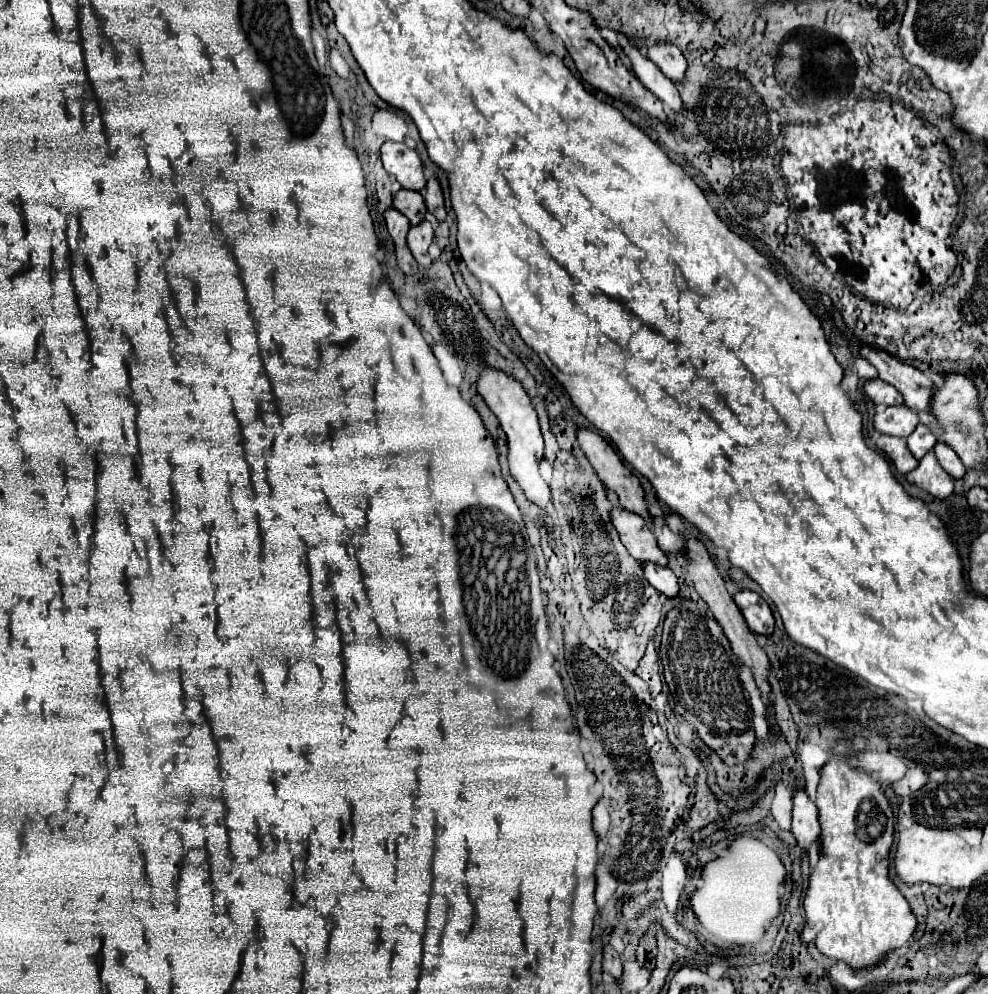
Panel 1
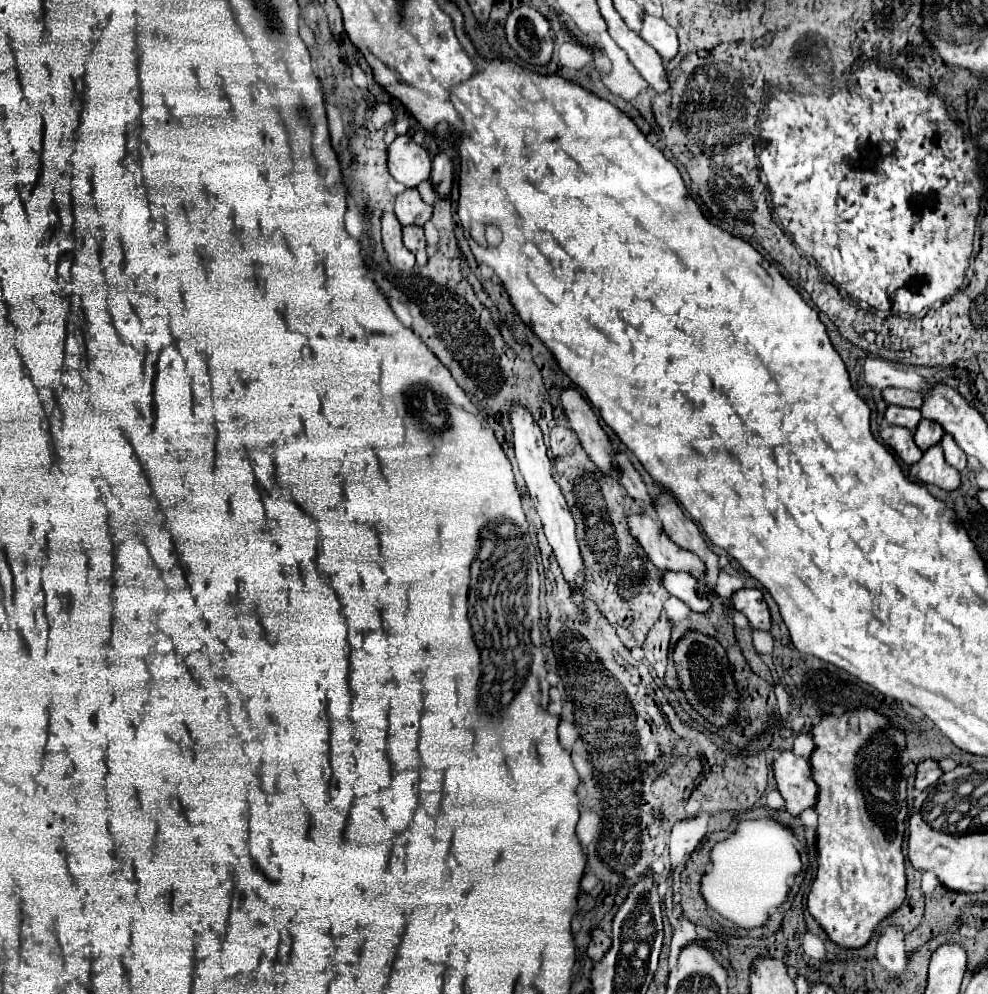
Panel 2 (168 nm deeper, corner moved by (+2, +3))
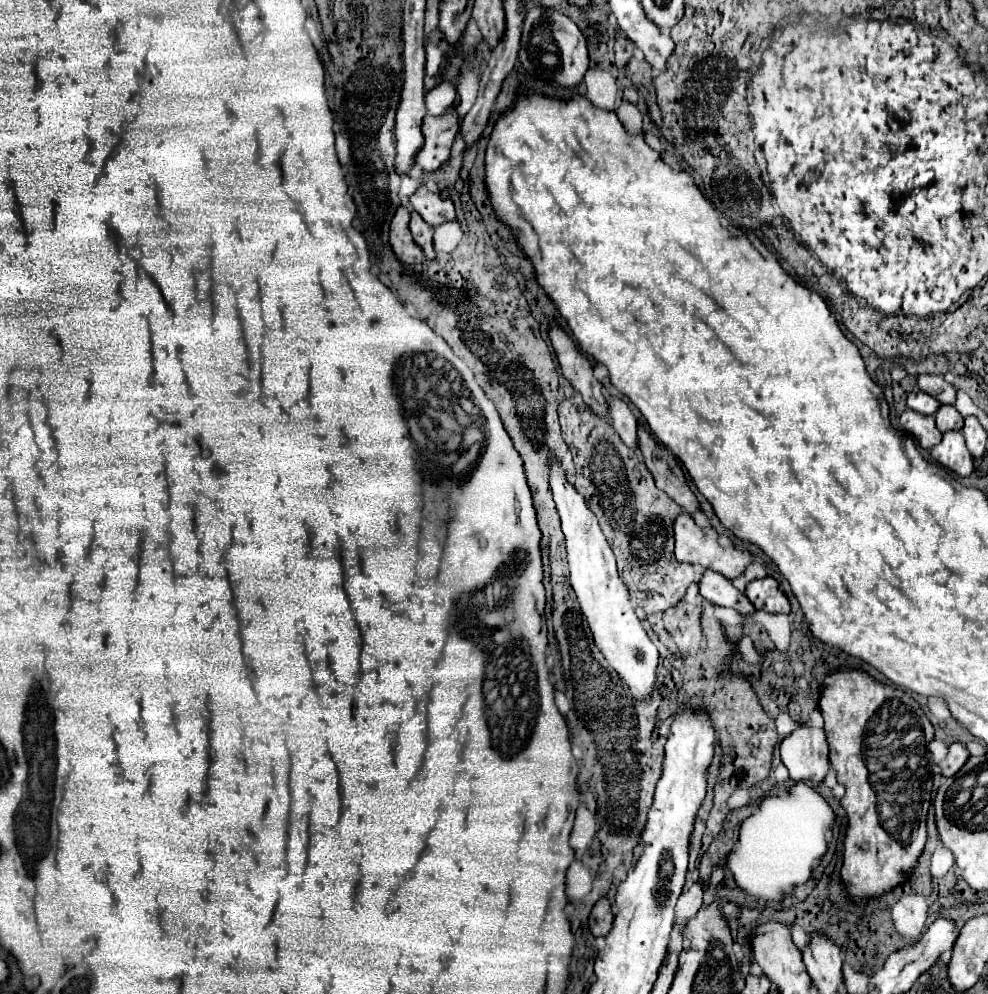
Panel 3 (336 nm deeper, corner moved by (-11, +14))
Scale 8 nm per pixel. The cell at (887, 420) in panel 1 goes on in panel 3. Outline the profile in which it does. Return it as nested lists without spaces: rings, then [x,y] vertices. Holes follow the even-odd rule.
[[[914,389],[908,395],[908,407],[918,411],[918,413],[924,413],[924,415],[934,415],[940,409],[940,403],[932,395],[928,395],[920,389]]]

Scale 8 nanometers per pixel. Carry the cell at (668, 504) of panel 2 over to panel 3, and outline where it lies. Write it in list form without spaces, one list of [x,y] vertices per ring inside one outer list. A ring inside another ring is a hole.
[[[638,425],[638,449],[642,453],[644,465],[656,481],[656,487],[668,493],[668,497],[672,497],[678,505],[682,505],[686,513],[694,513],[698,509],[698,499],[686,483],[678,459],[666,447],[662,447],[642,425]]]

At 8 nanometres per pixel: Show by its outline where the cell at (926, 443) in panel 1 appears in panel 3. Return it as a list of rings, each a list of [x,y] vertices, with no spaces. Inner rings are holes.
[[[942,405],[936,413],[936,425],[942,433],[960,431],[962,425],[964,425],[964,417],[956,411],[954,405]]]

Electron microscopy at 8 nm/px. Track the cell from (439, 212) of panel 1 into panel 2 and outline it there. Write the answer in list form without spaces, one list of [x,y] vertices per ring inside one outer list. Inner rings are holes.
[[[437,154],[433,160],[433,170],[431,170],[431,180],[433,180],[433,188],[441,198],[449,198],[451,194],[451,186],[453,186],[453,170],[455,164],[451,162],[449,156],[445,154]]]

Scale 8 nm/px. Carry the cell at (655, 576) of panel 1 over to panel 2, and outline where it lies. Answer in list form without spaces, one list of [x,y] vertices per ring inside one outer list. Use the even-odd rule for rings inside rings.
[[[665,572],[661,576],[663,586],[671,596],[677,596],[683,600],[691,610],[695,612],[707,612],[709,600],[705,588],[687,572]]]

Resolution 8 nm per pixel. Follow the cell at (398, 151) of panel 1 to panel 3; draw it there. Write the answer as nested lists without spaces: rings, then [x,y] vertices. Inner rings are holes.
[[[454,107],[446,109],[438,117],[428,115],[422,123],[422,133],[424,133],[426,143],[420,149],[420,153],[416,155],[416,165],[424,167],[424,171],[428,171],[428,173],[440,169],[450,157],[454,137],[460,131],[460,123],[462,123],[462,119],[458,117]]]

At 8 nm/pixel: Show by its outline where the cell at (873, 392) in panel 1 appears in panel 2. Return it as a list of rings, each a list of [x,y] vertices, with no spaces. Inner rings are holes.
[[[885,388],[883,390],[885,404],[897,404],[897,406],[909,406],[909,408],[921,408],[921,394],[913,390],[903,388]]]

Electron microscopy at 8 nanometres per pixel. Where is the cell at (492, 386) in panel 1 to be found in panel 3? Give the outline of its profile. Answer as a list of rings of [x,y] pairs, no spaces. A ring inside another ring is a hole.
[[[550,459],[548,465],[552,469],[550,485],[554,493],[554,503],[558,507],[562,531],[566,537],[570,583],[578,597],[580,611],[588,621],[596,623],[596,627],[592,629],[594,643],[606,657],[608,665],[618,673],[622,683],[630,689],[630,695],[636,701],[648,701],[656,689],[656,669],[660,653],[634,613],[630,593],[618,575],[614,553],[596,521],[596,515],[588,509],[586,499],[574,489],[574,485],[566,481],[560,463]]]

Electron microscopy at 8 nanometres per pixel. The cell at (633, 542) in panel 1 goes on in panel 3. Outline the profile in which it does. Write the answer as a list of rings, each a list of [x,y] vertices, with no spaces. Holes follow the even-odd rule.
[[[682,513],[674,521],[674,537],[676,537],[676,551],[674,553],[676,553],[676,559],[678,561],[702,565],[704,569],[718,571],[718,573],[722,573],[728,579],[740,577],[748,569],[748,565],[752,563],[752,555],[748,551],[740,551],[734,545],[722,547],[718,543],[718,533],[712,527],[706,527],[706,531],[704,531],[700,525],[696,525],[696,521],[688,513]]]

